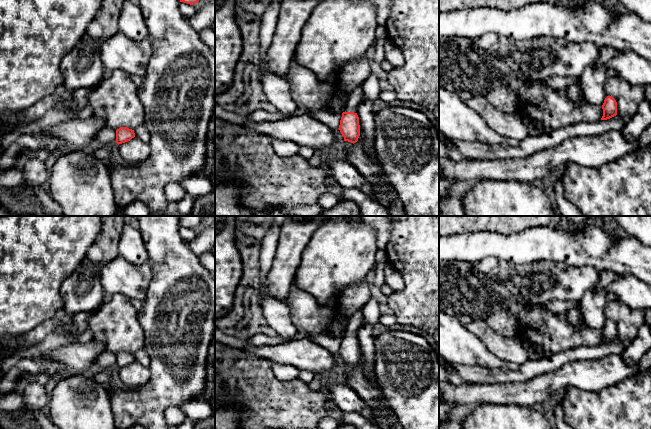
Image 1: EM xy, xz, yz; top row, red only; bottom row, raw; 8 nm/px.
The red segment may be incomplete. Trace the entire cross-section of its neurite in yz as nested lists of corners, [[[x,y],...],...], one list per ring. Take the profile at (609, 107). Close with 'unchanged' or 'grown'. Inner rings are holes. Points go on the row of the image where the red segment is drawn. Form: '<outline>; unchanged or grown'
[[[607,96],[602,105],[603,116],[601,120],[607,120],[617,115],[617,102],[611,97]]]; unchanged

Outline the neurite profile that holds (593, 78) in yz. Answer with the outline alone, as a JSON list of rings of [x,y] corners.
[[[601,46],[600,54],[596,64],[587,67],[581,77],[580,82],[584,99],[591,105],[602,106],[607,94],[604,90],[604,83],[607,77],[607,62],[617,56],[621,50],[609,46]]]

